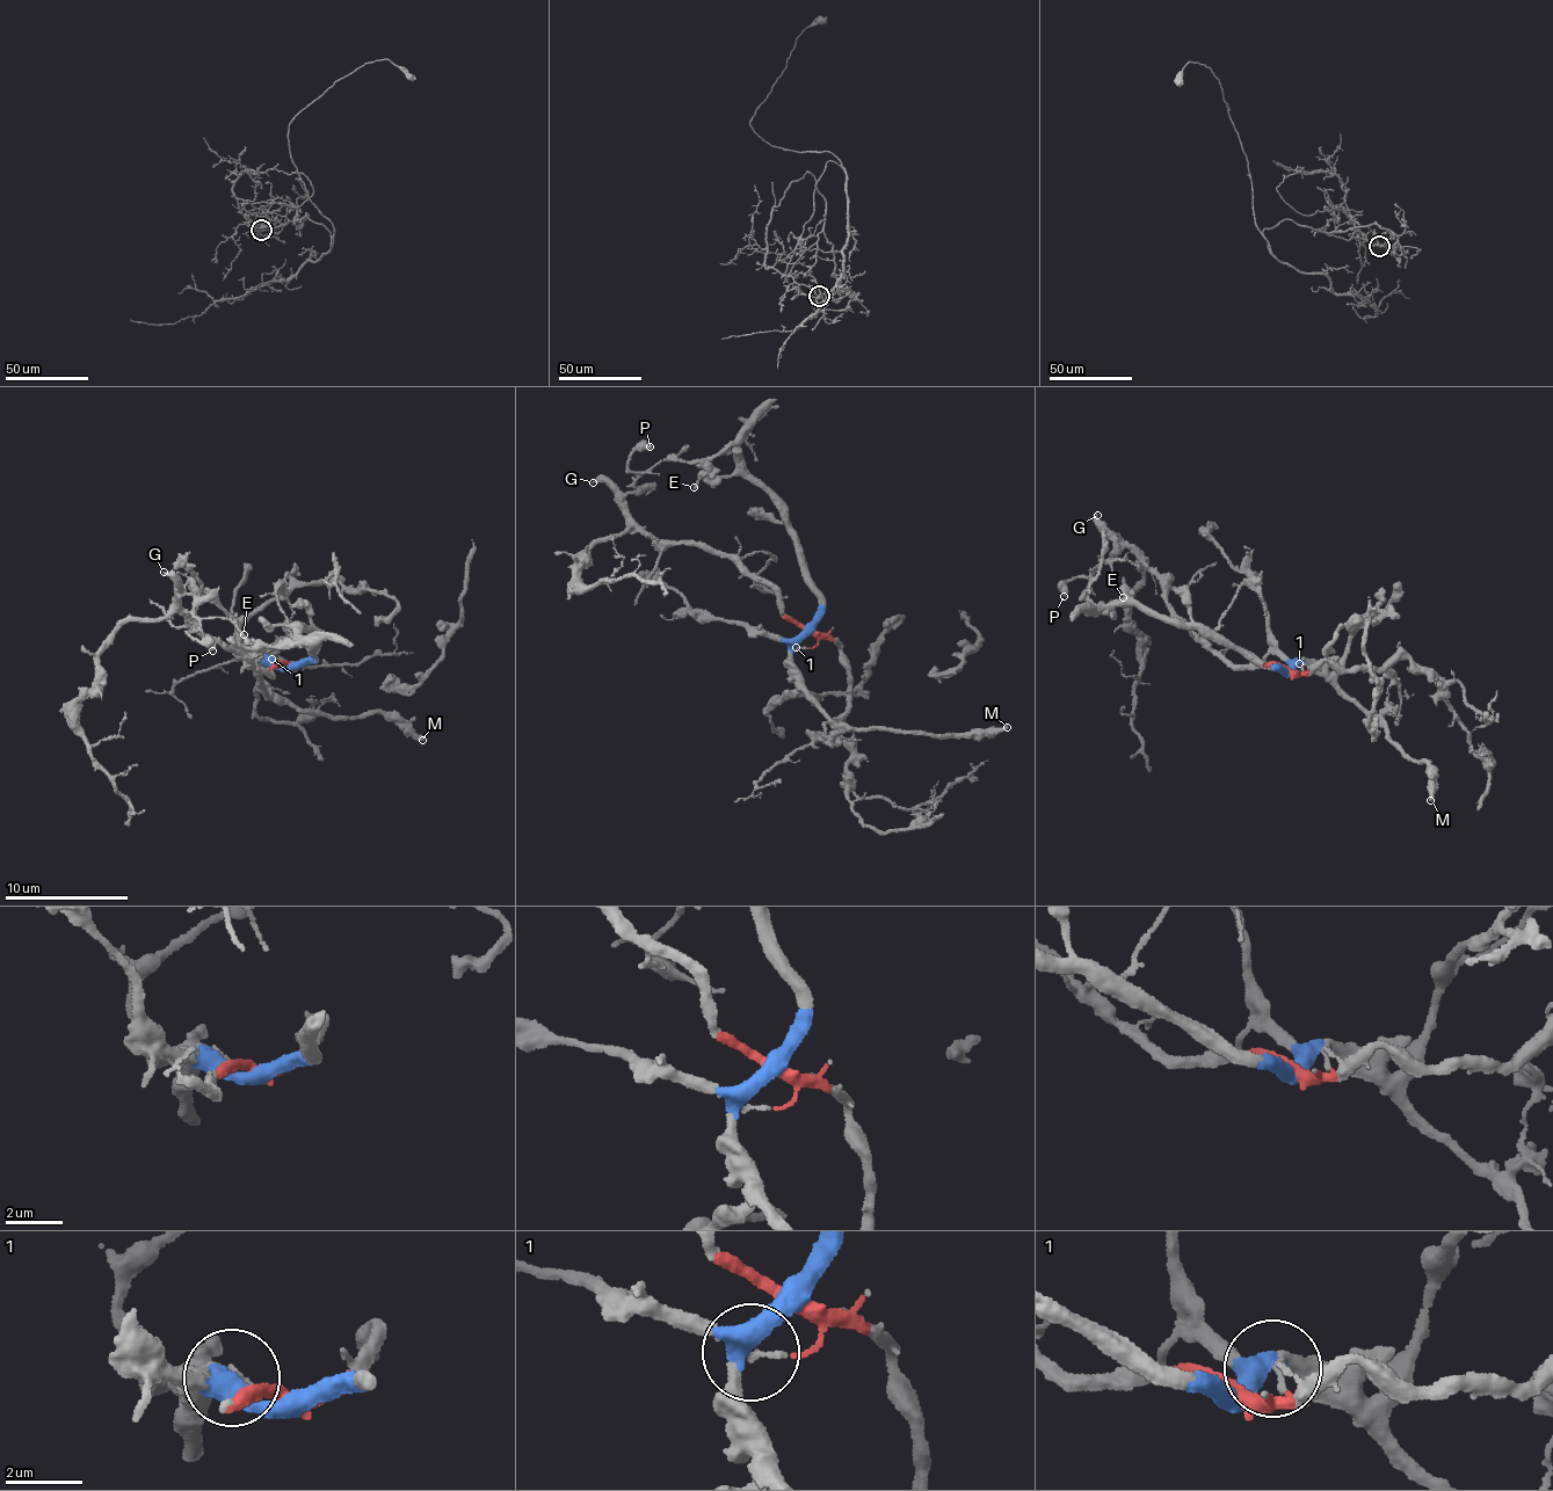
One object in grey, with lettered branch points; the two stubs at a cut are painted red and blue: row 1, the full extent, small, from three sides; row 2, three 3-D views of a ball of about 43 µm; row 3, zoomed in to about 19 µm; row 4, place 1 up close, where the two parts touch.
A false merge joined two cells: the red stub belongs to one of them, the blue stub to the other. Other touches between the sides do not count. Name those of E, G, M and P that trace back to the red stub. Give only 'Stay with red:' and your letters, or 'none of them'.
Stay with red: G, P

